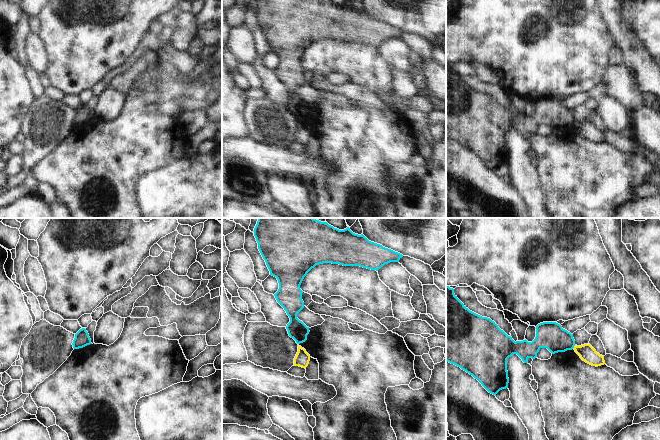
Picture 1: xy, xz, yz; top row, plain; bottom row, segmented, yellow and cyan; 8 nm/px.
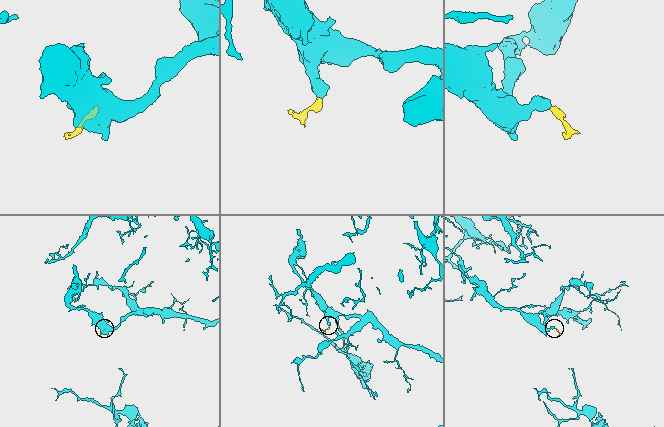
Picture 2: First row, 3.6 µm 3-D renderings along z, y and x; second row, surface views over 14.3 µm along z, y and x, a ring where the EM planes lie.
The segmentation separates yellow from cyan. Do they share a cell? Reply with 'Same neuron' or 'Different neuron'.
Different neuron

